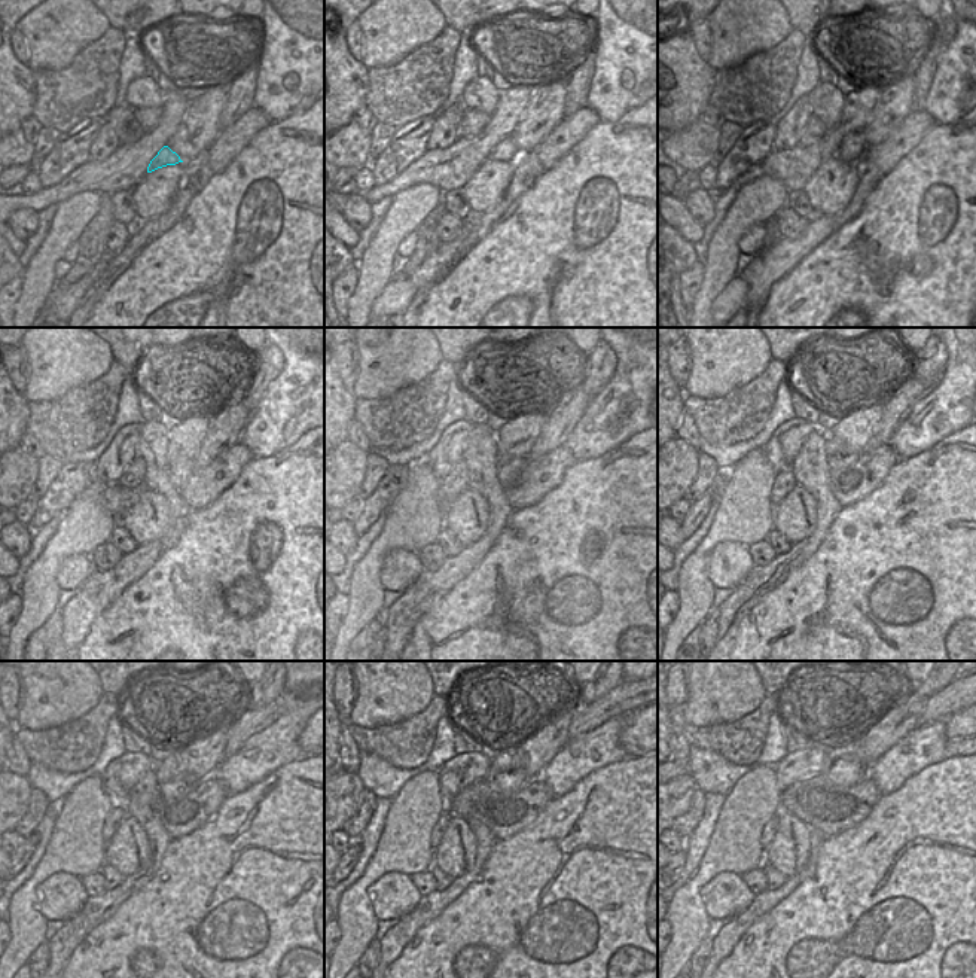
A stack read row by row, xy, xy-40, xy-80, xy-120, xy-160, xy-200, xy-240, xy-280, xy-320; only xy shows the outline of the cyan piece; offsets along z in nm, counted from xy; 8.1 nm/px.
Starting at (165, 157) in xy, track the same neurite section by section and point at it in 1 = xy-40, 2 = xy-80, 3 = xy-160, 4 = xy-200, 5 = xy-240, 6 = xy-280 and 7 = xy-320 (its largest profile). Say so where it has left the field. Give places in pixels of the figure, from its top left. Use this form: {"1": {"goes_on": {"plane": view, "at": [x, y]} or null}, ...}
{"1": {"goes_on": {"plane": "xy-40", "at": [506, 151]}}, "2": {"goes_on": {"plane": "xy-80", "at": [842, 145]}}, "3": {"goes_on": {"plane": "xy-160", "at": [509, 468]}}, "4": {"goes_on": {"plane": "xy-200", "at": [838, 462]}}, "5": {"goes_on": {"plane": "xy-240", "at": [173, 791]}}, "6": {"goes_on": {"plane": "xy-280", "at": [511, 782]}}, "7": {"goes_on": {"plane": "xy-320", "at": [850, 767]}}}

